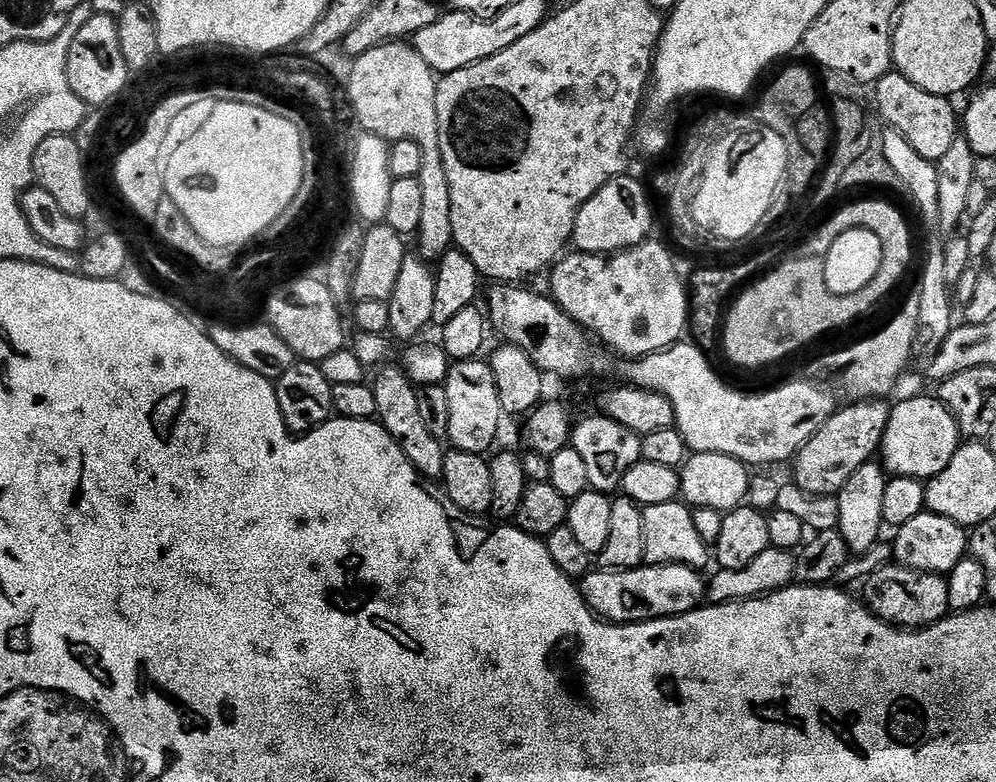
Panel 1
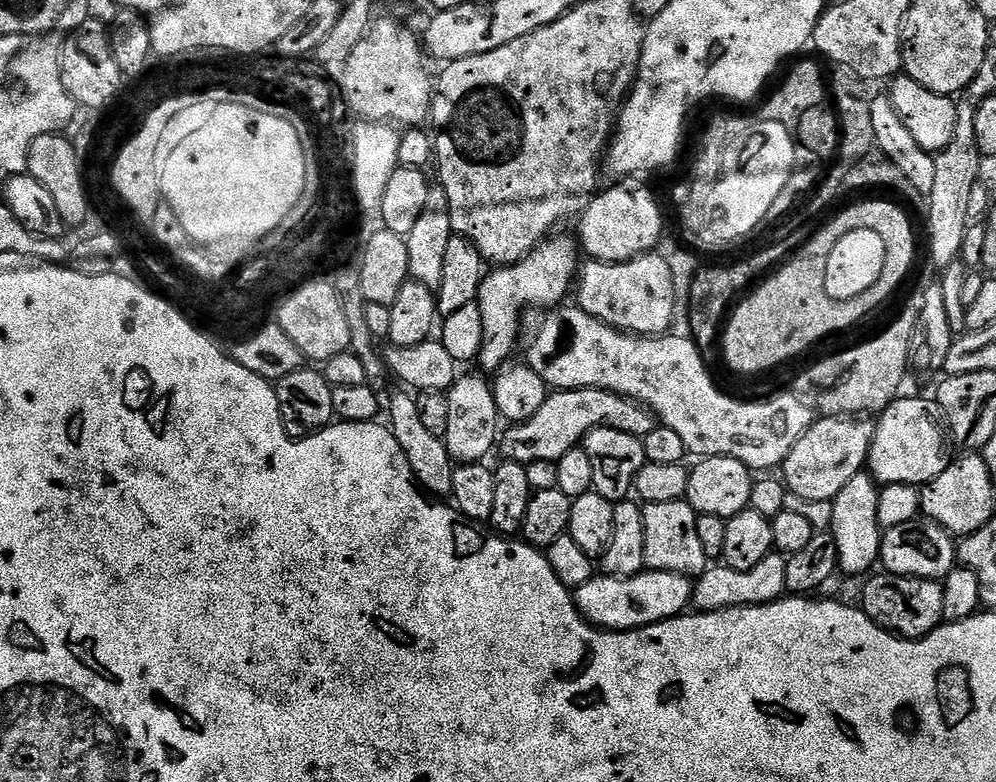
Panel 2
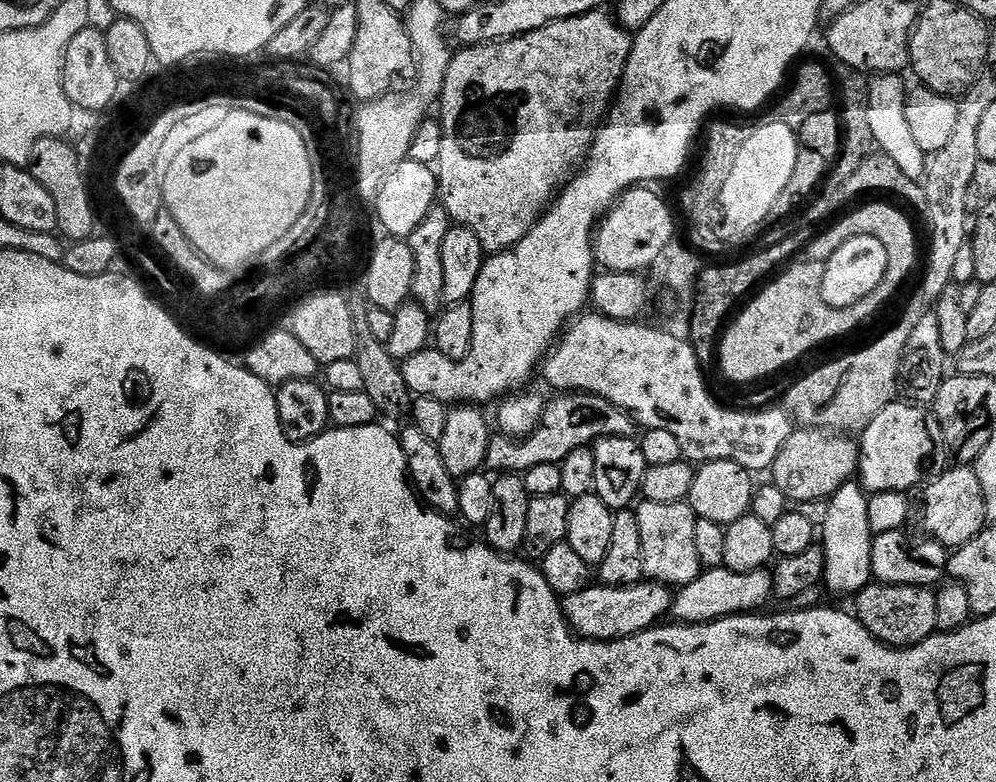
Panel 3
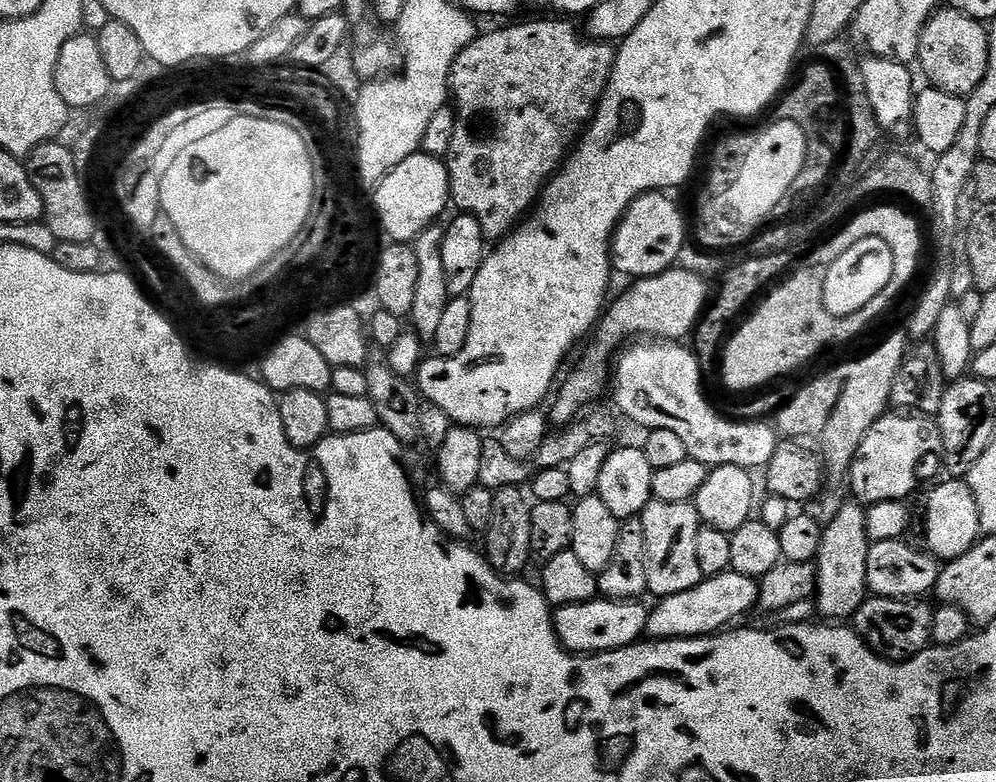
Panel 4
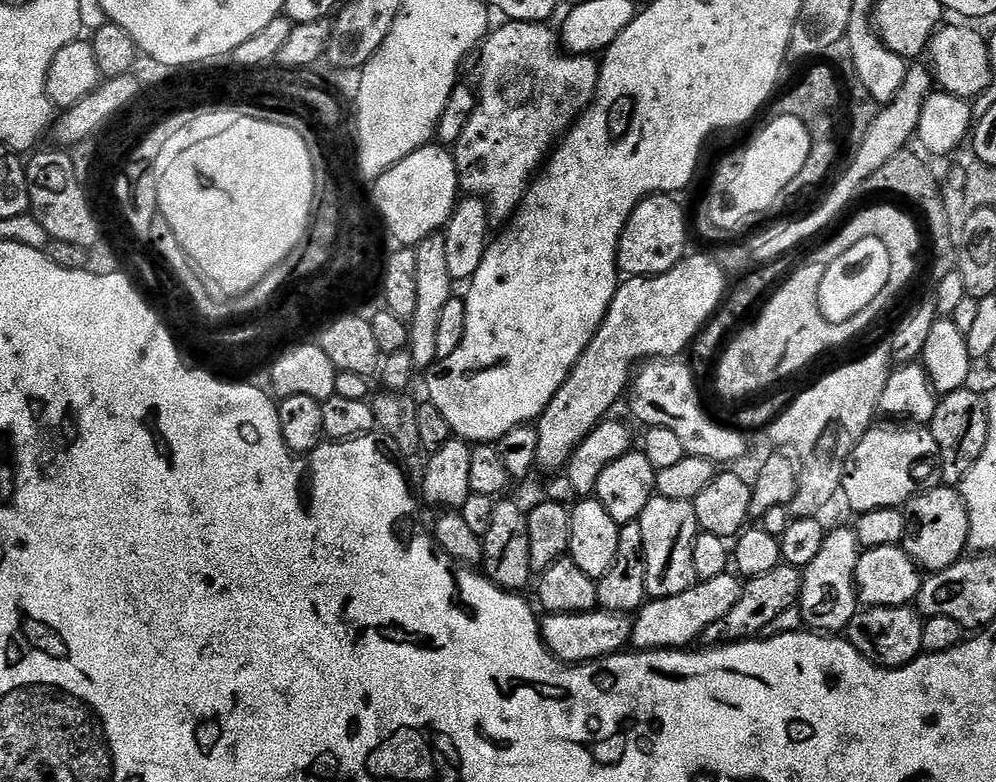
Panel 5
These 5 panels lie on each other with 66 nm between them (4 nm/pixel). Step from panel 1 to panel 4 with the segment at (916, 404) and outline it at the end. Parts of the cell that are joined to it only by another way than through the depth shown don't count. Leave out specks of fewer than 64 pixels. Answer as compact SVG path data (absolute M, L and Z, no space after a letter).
M885 414L866 430L866 438L862 438L848 469L846 484L852 487L856 495L853 497L865 506L891 500L907 501L908 495L916 488L920 463L935 452L937 455L941 448L940 429L935 419L919 414Z

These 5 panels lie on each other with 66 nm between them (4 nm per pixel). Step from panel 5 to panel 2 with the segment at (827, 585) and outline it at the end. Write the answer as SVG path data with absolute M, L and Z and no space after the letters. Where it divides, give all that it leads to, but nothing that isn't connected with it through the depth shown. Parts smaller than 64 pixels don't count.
M867 471L859 472L842 490L838 490L836 499L831 501L833 506L833 522L830 529L838 558L840 559L839 571L848 576L860 576L873 571L872 563L875 565L880 559L880 538L882 529L878 522L878 498L880 488Z

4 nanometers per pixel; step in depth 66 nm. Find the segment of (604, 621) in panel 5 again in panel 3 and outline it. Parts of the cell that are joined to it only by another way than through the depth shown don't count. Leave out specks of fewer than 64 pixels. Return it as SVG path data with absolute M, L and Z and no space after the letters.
M596 582L578 594L563 597L562 603L564 616L580 639L610 641L630 638L648 628L657 627L671 613L673 595L669 585L655 582L631 584L625 588Z

